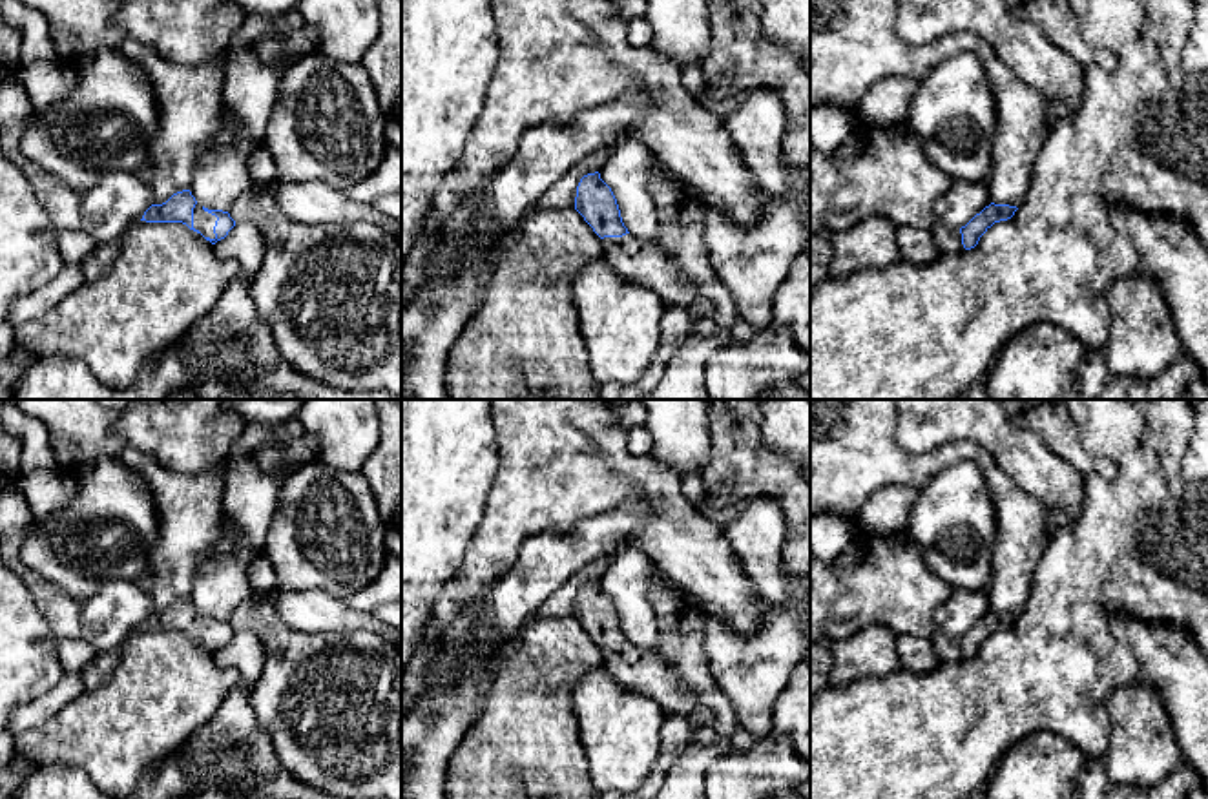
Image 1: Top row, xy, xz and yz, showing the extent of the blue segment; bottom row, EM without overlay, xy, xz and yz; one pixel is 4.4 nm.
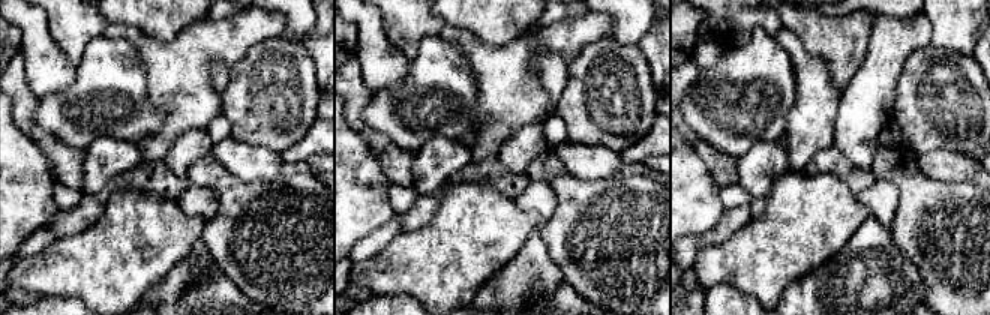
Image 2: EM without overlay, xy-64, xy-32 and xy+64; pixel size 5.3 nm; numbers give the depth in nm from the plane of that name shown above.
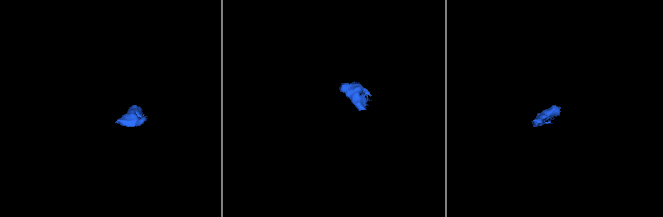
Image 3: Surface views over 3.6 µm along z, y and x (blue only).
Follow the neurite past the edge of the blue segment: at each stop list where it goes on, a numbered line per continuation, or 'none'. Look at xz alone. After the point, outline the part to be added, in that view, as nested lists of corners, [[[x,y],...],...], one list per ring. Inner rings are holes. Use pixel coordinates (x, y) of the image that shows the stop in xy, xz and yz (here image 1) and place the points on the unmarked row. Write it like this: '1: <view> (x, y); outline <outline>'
1: xz (645, 672); outline [[[626,642],[604,646],[606,671],[626,690],[655,700],[666,715],[695,710],[693,693],[682,684],[672,660],[659,649]]]

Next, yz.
1: yz (947, 648); outline [[[934,631],[931,635],[934,651],[940,659],[940,662],[960,662],[963,660],[963,653],[962,653],[962,642],[956,637],[947,637],[942,631]]]

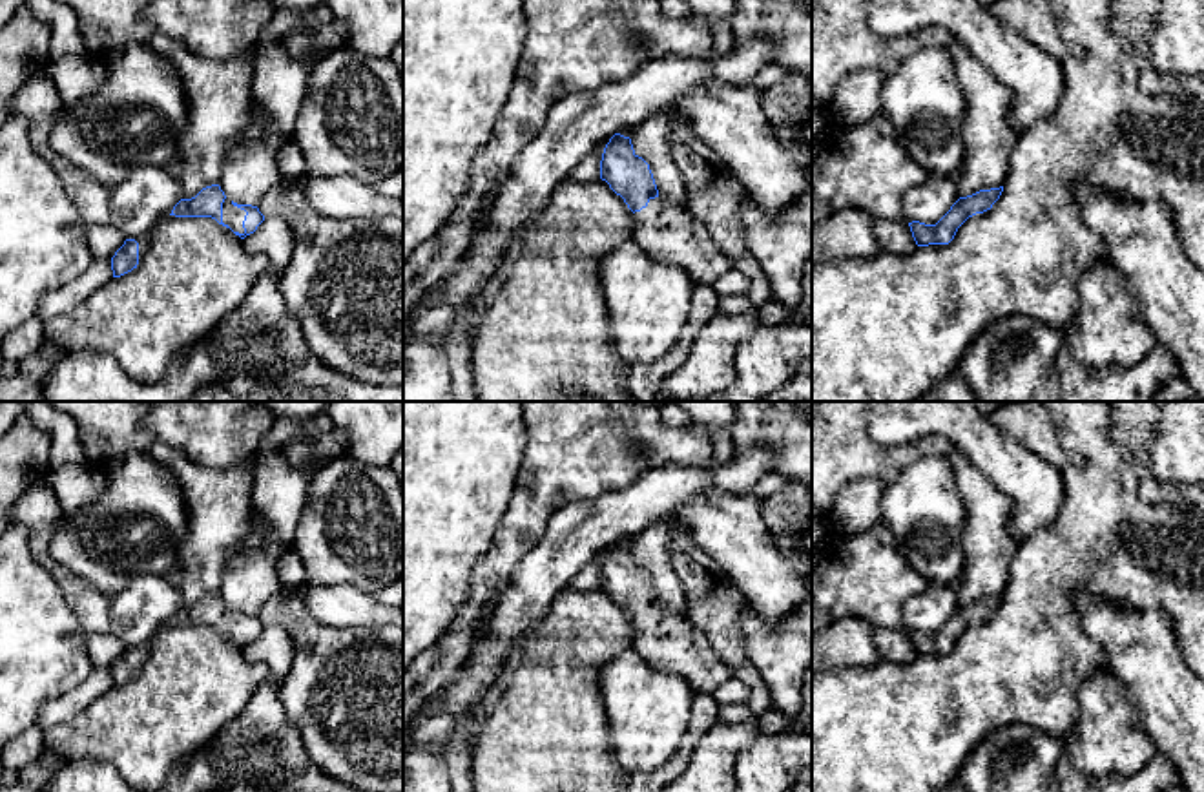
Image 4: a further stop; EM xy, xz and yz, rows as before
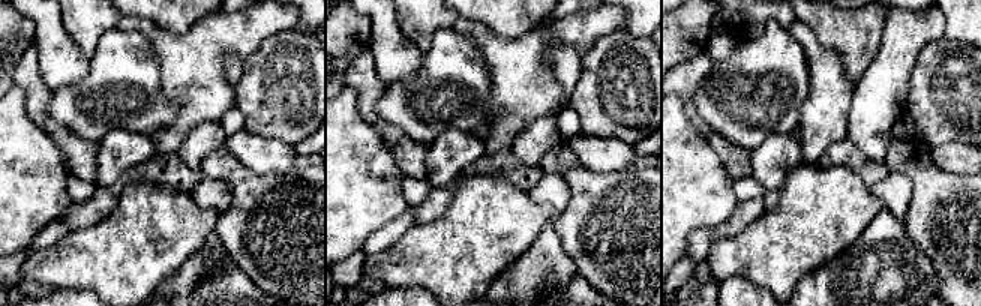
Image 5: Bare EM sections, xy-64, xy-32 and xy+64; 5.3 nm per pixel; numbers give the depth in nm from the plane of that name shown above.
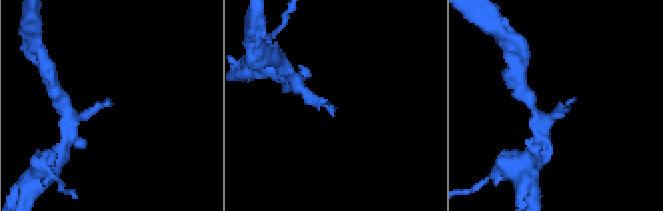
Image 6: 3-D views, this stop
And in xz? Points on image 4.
1: xz (670, 643); outline [[[655,606],[633,626],[635,651],[651,668],[682,677],[695,693],[713,693],[733,677],[688,613],[673,615]]]

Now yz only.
none

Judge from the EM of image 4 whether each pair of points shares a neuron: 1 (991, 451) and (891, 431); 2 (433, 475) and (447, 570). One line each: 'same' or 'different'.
1: same
2: same

